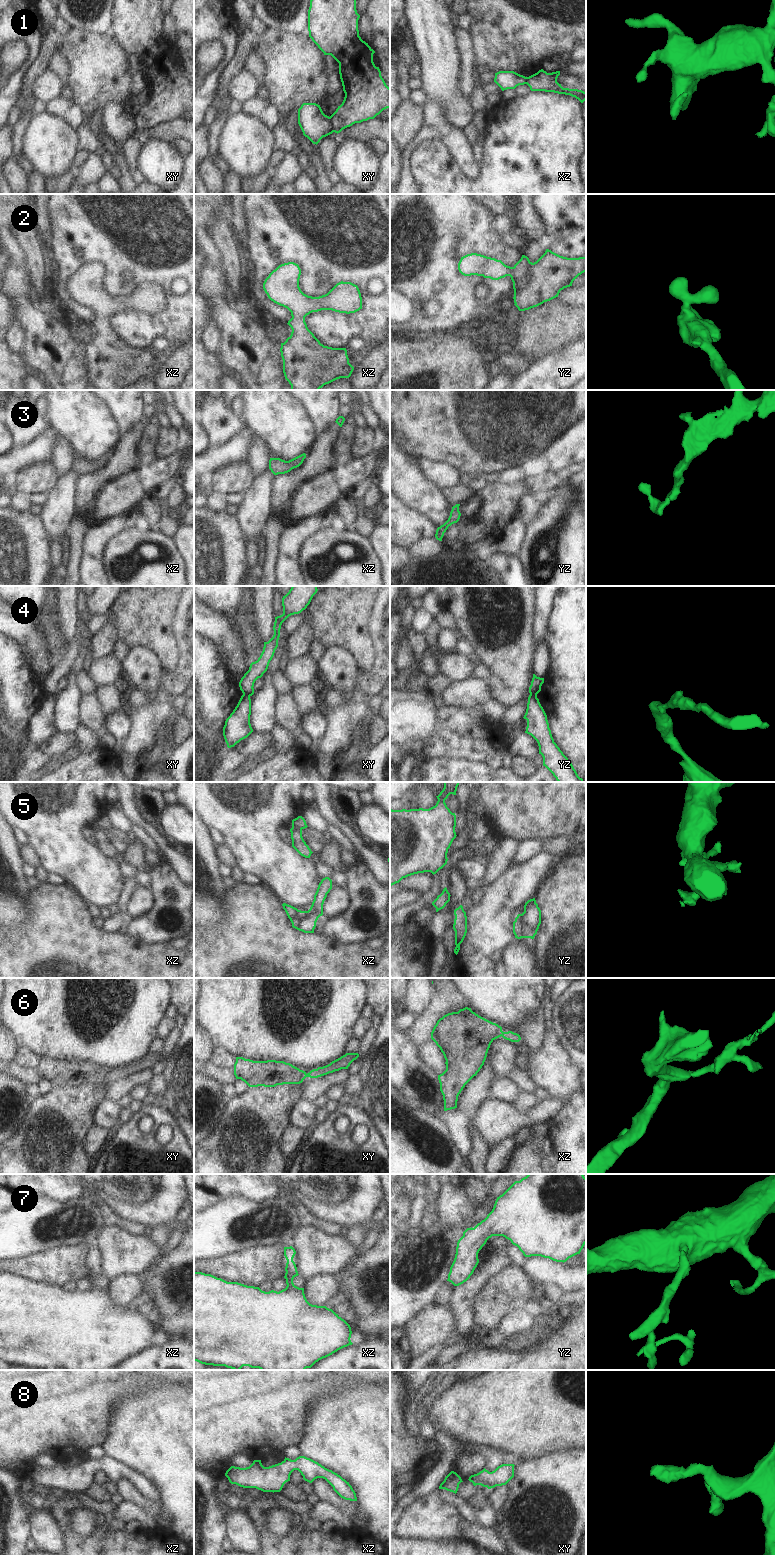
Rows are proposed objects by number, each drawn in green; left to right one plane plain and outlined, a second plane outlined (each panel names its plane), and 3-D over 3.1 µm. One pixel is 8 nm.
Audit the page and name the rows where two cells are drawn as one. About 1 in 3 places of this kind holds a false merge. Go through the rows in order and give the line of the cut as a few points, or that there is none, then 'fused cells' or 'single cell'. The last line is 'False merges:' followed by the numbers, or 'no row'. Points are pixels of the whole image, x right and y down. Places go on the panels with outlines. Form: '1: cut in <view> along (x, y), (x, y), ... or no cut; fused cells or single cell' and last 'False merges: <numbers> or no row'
1: cut in xy along (329, 117), (329, 122), (334, 131); fused cells
2: no cut; single cell
3: no cut; single cell
4: cut in xy along (243, 693), (249, 697); fused cells
5: no cut; single cell
6: no cut; single cell
7: no cut; single cell
8: no cut; single cell
False merges: 1, 4

